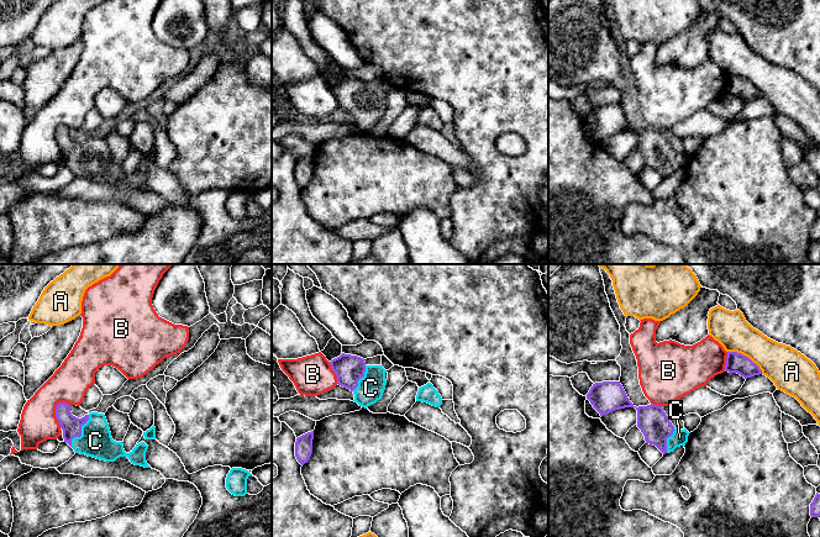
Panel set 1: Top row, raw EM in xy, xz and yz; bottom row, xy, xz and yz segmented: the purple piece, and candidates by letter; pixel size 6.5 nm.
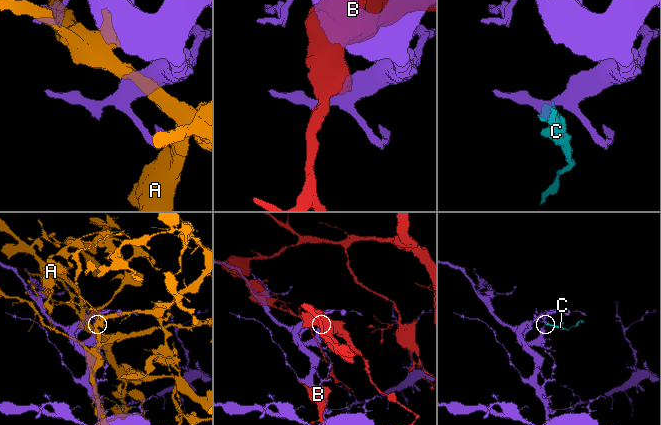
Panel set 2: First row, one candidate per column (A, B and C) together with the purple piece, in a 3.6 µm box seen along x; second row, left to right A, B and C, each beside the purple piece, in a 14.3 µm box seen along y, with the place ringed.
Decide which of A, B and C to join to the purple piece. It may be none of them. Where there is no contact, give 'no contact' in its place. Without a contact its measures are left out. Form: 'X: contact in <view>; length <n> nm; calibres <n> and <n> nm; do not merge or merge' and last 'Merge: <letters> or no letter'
A: contact in yz; length 280 nm; calibres 130 and 240 nm; do not merge
B: contact in xy; length 180 nm; calibres 130 and 240 nm; do not merge
C: contact in xy; length 240 nm; calibres 130 and 200 nm; merge
Merge: C

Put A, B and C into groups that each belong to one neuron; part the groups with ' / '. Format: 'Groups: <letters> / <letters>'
Groups: A / B / C

